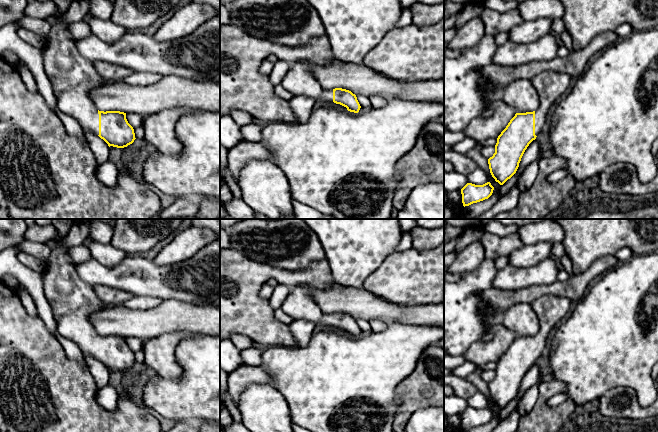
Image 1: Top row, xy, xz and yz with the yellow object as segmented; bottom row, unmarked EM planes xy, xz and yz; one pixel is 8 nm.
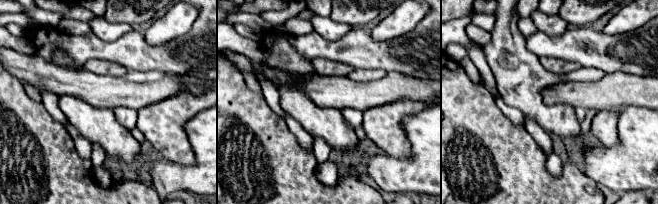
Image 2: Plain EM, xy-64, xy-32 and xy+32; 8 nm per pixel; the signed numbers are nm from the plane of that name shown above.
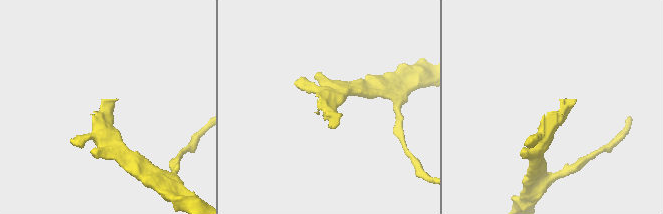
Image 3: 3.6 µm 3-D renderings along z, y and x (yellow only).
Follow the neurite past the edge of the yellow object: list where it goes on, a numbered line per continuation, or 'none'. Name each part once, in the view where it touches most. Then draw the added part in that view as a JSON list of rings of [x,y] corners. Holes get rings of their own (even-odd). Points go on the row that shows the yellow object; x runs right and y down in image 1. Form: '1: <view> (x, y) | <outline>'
1: xy (73, 77) | [[[52,0],[57,8],[54,16],[60,20],[56,21],[49,35],[46,37],[46,44],[41,49],[44,63],[44,70],[52,83],[54,95],[57,99],[57,107],[60,111],[74,117],[80,124],[82,130],[90,131],[99,135],[99,114],[94,102],[91,99],[91,91],[98,86],[109,82],[102,78],[93,65],[93,62],[83,58],[78,49],[77,41],[68,30],[68,24],[61,21],[73,0]]]

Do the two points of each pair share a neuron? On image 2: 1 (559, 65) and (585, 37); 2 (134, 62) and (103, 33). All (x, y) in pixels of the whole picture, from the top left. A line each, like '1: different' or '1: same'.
1: different
2: different

